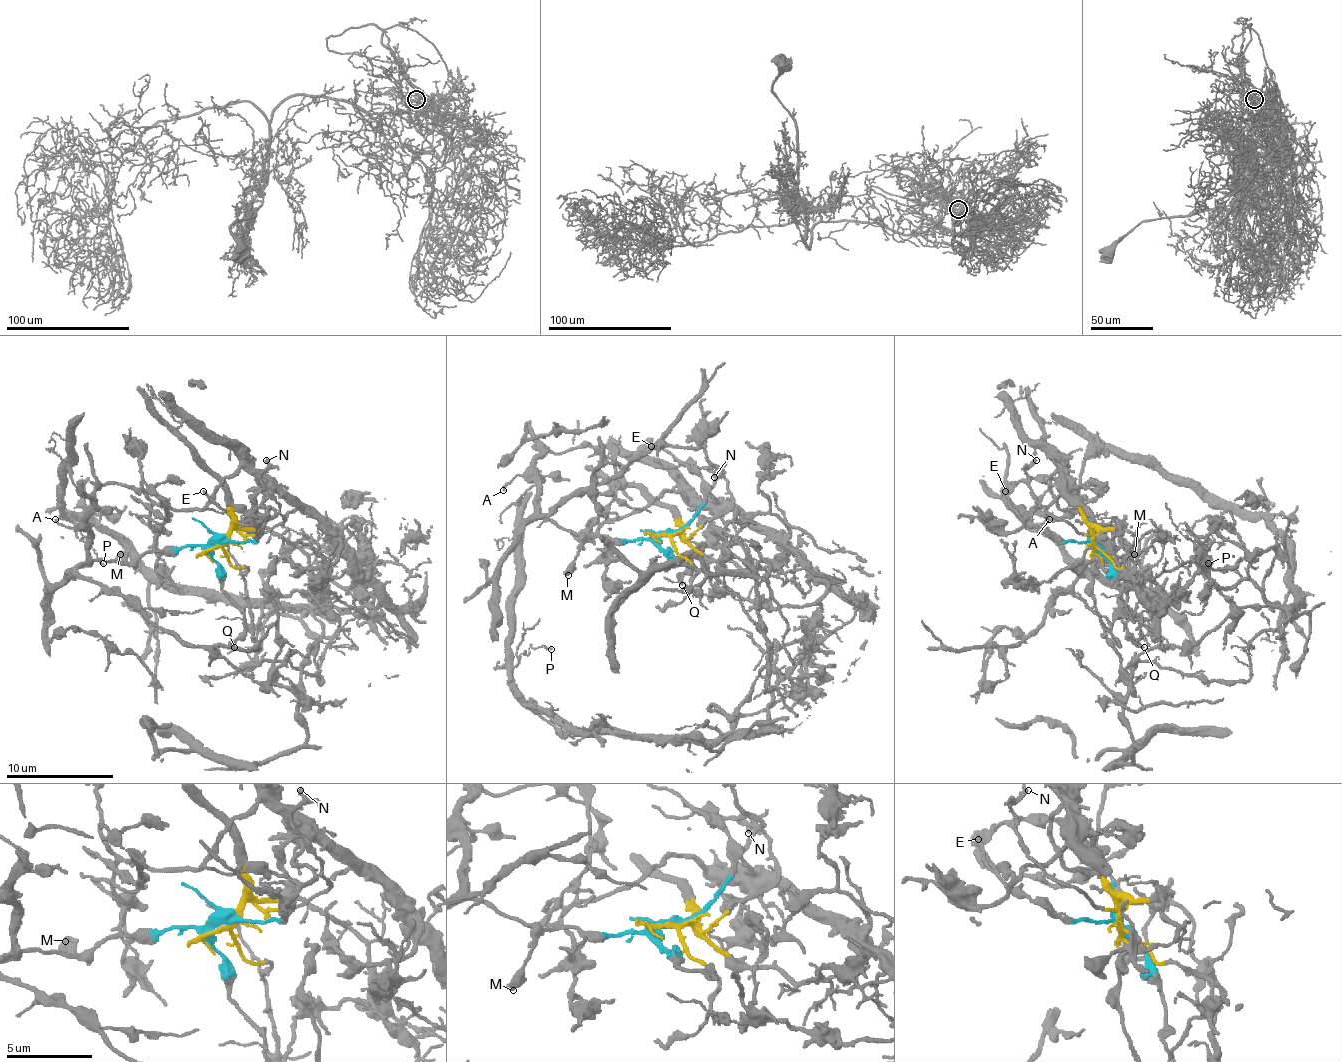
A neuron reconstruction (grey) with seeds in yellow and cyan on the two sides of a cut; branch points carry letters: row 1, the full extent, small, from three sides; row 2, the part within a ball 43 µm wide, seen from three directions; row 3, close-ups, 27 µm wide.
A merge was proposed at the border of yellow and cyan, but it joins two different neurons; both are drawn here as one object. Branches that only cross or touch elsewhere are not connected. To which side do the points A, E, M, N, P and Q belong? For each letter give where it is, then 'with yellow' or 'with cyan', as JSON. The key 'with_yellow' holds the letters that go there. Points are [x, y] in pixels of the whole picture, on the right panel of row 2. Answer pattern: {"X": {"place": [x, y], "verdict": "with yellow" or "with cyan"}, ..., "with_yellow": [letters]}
{"A": {"place": [1049, 519], "verdict": "with cyan"}, "E": {"place": [1005, 491], "verdict": "with cyan"}, "M": {"place": [1134, 554], "verdict": "with cyan"}, "N": {"place": [1036, 460], "verdict": "with yellow"}, "P": {"place": [1208, 563], "verdict": "with yellow"}, "Q": {"place": [1144, 647], "verdict": "with cyan"}, "with_yellow": ["N", "P"]}

